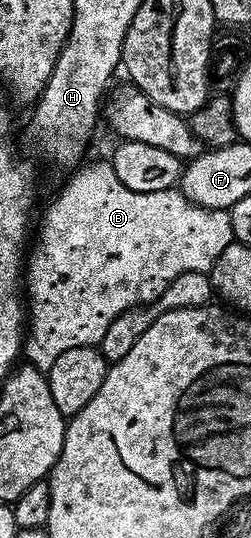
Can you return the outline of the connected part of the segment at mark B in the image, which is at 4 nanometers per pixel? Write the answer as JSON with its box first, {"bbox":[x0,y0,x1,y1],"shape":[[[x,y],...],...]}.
{"bbox":[21,159,235,418],"shape":[[[106,159],[99,160],[96,164],[86,164],[84,163],[78,170],[70,173],[71,181],[60,190],[59,197],[48,206],[43,225],[39,228],[39,237],[35,240],[35,249],[32,252],[30,249],[25,260],[25,308],[29,313],[29,323],[25,328],[21,352],[26,363],[32,364],[38,372],[46,375],[49,382],[49,394],[53,394],[53,402],[57,402],[57,410],[61,410],[65,418],[77,415],[89,402],[89,398],[93,398],[93,394],[101,390],[101,382],[105,382],[109,362],[95,346],[98,346],[101,338],[105,338],[105,330],[109,330],[113,318],[117,318],[122,312],[129,311],[130,308],[138,308],[141,304],[152,304],[154,300],[161,298],[161,294],[165,294],[168,286],[181,274],[186,272],[210,273],[217,258],[221,258],[221,250],[225,250],[225,246],[229,246],[235,240],[231,213],[228,209],[197,206],[178,187],[153,190],[151,193],[134,193],[117,178],[113,166]]]}

